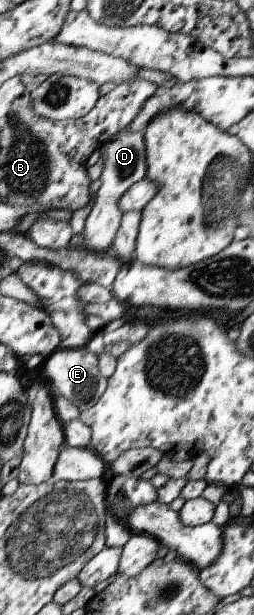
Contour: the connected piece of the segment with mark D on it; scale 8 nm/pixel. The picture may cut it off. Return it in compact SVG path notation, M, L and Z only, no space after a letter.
M125 130L116 134L109 142L101 147L102 171L100 177L101 187L97 189L94 197L93 209L87 217L85 235L87 249L95 252L109 251L114 244L114 238L119 230L123 213L118 207L119 199L135 184L147 177L146 146L144 135L139 131Z

